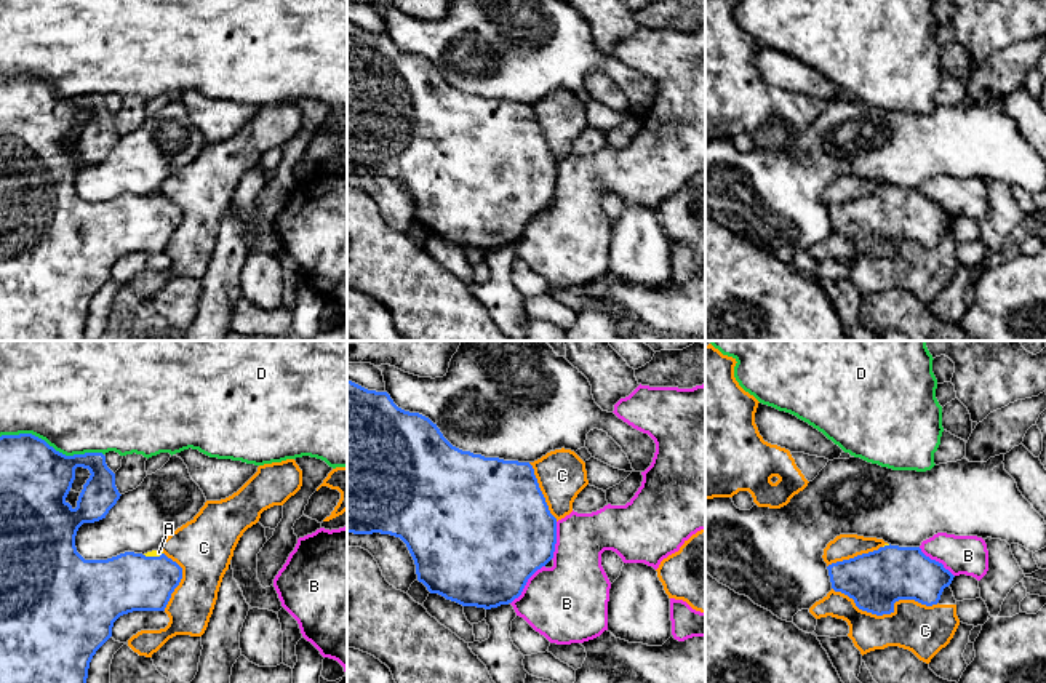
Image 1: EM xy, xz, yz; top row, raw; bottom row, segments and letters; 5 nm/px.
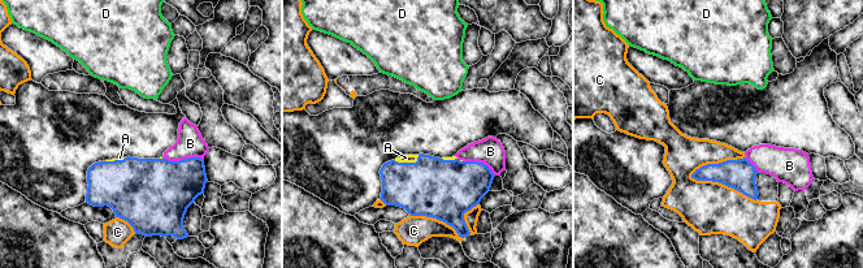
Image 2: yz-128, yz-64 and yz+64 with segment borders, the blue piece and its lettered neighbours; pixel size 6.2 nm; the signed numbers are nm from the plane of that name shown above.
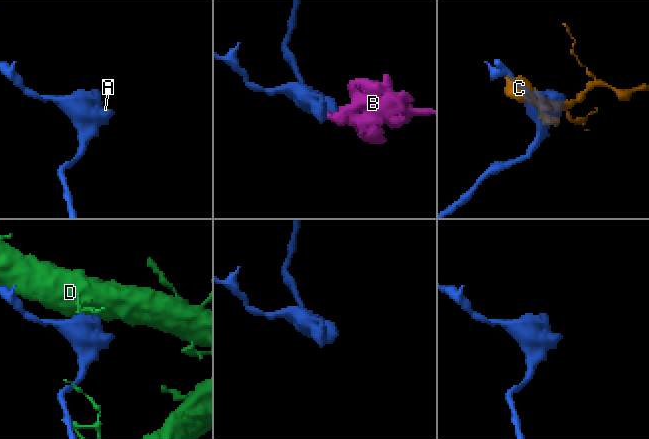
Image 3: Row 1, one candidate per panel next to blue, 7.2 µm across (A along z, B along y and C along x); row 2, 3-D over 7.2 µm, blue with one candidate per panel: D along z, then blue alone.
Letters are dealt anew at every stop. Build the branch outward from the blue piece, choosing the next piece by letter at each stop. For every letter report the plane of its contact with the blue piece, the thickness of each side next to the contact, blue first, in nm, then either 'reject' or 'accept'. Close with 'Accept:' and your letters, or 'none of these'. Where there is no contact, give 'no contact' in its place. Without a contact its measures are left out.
A: contact in xy; calibres 300 and 40 nm; accept
B: contact in xz; calibres 500 and 400 nm; reject
C: contact in yz; calibres 300 and 240 nm; reject
D: contact in xy; calibres 360 and 480 nm; reject
Accept: A

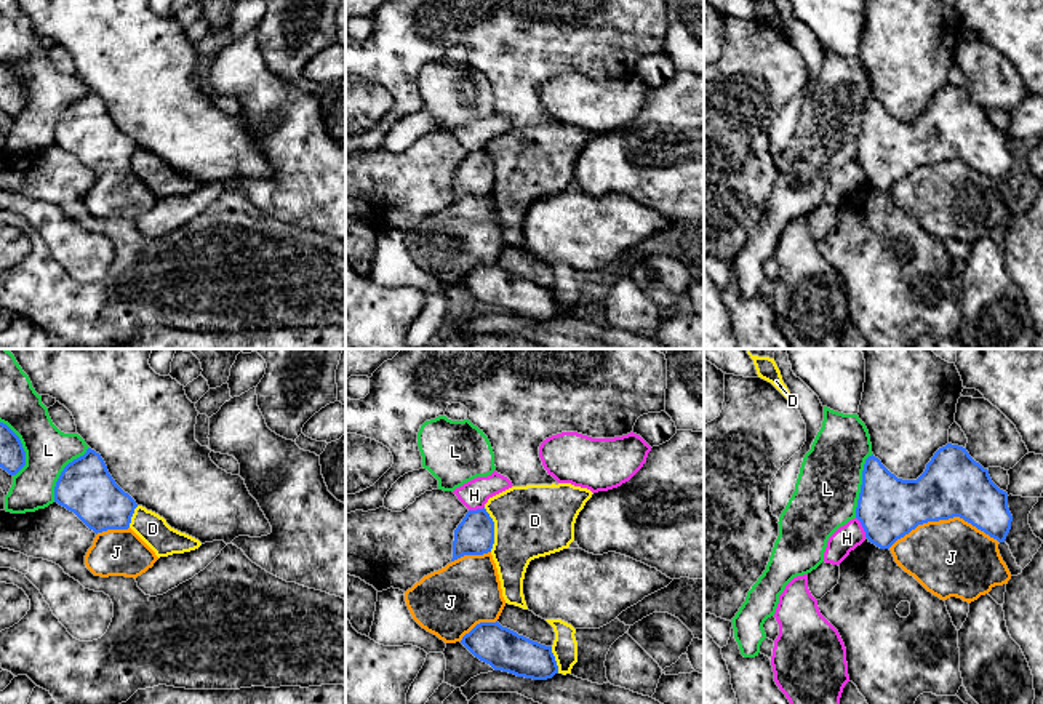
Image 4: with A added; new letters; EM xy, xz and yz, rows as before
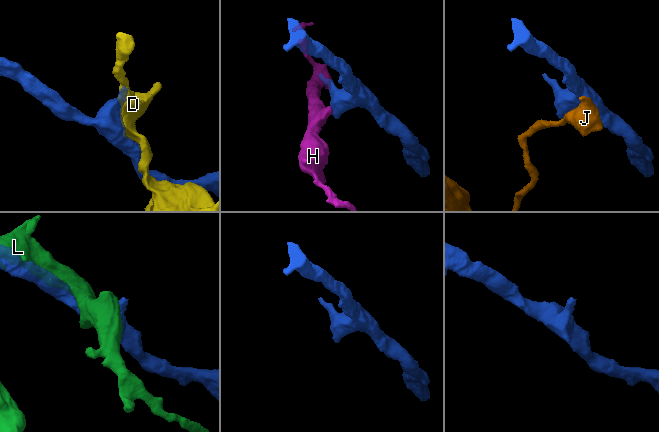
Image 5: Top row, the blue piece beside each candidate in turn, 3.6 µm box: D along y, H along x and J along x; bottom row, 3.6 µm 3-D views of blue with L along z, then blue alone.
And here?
D: contact in xz; calibres 190 and 360 nm; reject
H: contact in yz; calibres 320 and 140 nm; reject
J: contact in yz; calibres 320 and 380 nm; reject
L: contact in yz; calibres 320 and 320 nm; reject
Accept: none of these

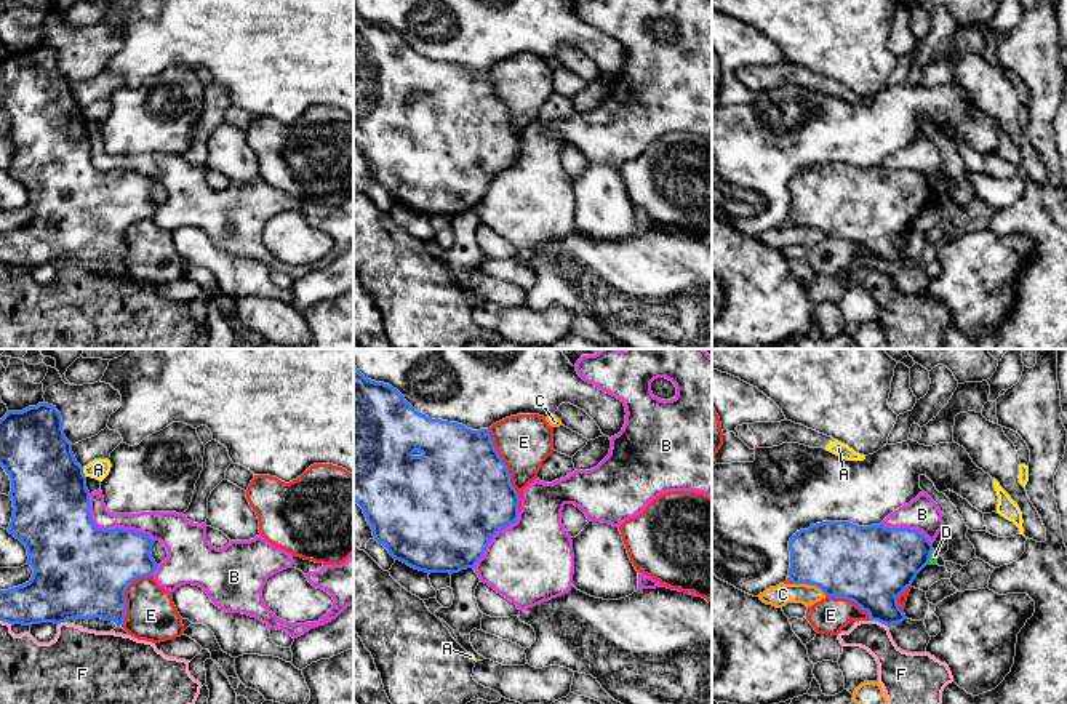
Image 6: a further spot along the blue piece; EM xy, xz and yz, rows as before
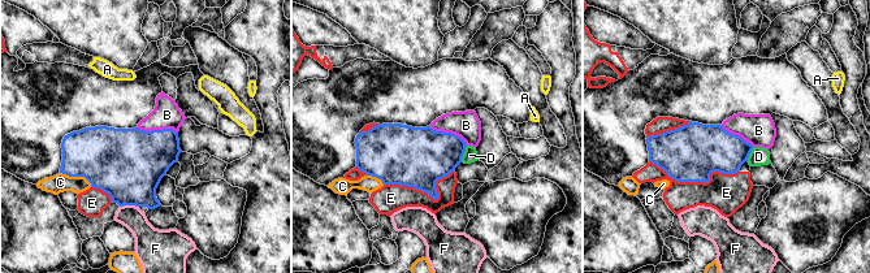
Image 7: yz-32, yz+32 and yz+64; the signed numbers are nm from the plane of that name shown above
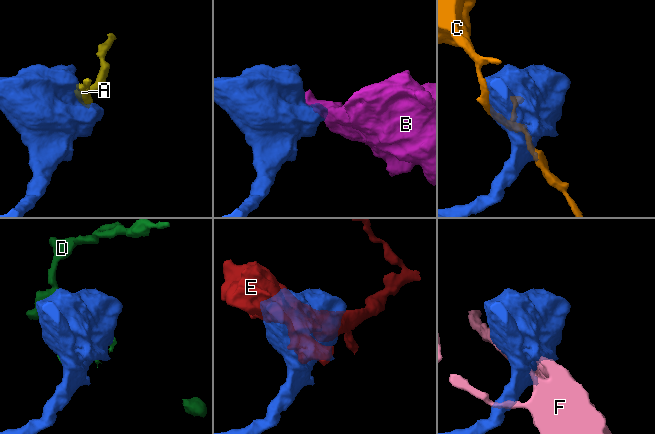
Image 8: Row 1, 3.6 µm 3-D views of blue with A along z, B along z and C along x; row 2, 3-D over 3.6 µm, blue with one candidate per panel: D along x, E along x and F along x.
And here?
A: contact in xy; calibres 380 and 100 nm; reject
B: contact in xy; calibres 460 and 140 nm; reject
C: contact in yz; calibres 380 and 110 nm; reject
D: contact in yz; calibres 360 and 50 nm; reject
E: contact in xz; calibres 500 and 280 nm; reject
F: contact in yz; calibres 360 and 190 nm; reject
Accept: none of these

